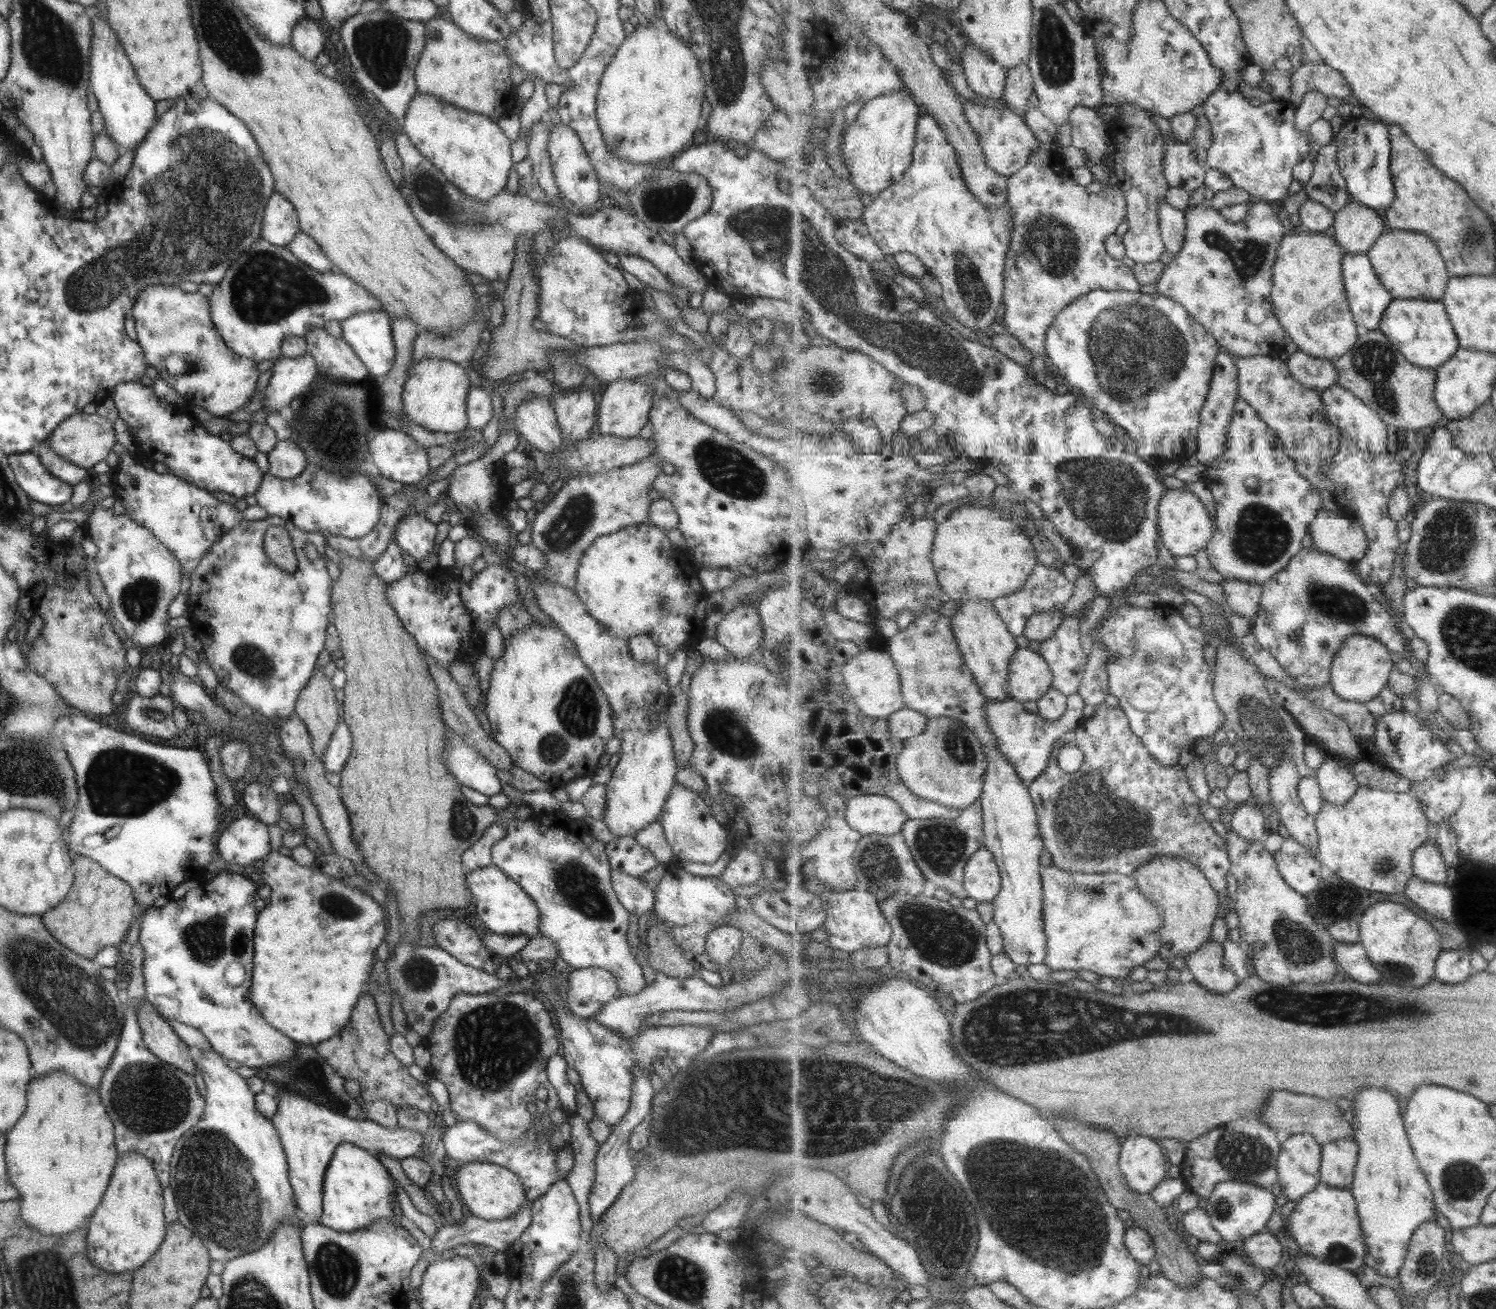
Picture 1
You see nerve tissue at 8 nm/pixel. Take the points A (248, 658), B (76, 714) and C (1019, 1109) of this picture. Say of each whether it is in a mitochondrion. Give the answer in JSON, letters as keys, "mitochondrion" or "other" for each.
{"A":"mitochondrion","B":"other","C":"other"}

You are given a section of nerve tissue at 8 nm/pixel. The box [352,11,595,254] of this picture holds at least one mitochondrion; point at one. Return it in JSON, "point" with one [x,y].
{"point":[433,197]}

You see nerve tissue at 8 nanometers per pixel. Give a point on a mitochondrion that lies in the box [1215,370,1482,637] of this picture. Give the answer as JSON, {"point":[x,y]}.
{"point":[1444,545]}

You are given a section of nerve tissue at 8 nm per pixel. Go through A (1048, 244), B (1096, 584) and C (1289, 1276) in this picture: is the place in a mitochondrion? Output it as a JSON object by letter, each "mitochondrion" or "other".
{"A":"mitochondrion","B":"other","C":"other"}

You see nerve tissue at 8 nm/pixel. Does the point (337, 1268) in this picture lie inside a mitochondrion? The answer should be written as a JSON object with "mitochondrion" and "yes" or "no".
{"mitochondrion":"yes"}

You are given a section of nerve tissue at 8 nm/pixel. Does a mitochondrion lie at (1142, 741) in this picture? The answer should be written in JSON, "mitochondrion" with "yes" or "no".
{"mitochondrion":"no"}

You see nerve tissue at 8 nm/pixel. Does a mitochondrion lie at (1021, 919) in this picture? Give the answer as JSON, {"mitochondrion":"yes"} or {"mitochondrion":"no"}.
{"mitochondrion":"no"}

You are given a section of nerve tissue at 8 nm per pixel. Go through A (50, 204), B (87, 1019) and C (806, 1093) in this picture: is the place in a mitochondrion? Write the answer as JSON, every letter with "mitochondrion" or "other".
{"A":"other","B":"mitochondrion","C":"mitochondrion"}

